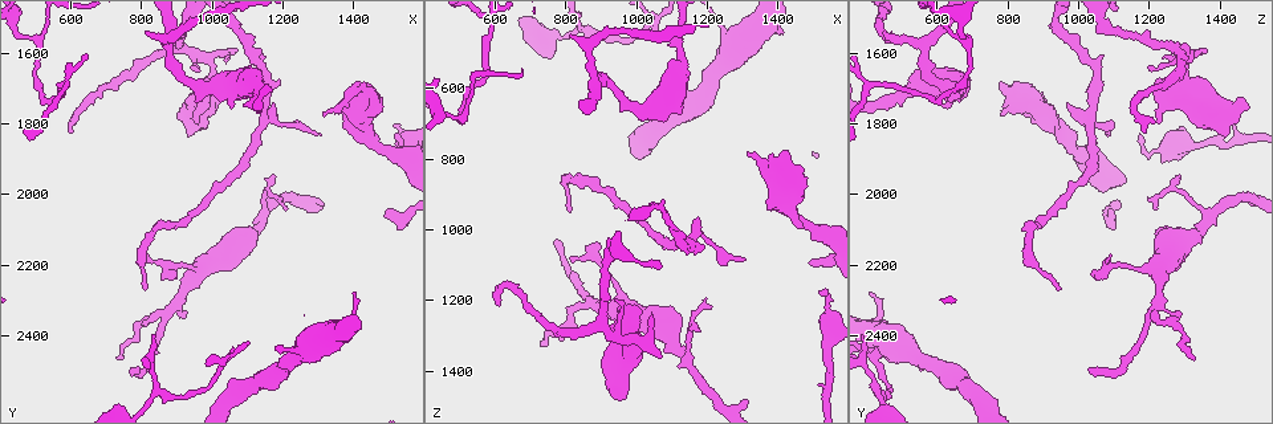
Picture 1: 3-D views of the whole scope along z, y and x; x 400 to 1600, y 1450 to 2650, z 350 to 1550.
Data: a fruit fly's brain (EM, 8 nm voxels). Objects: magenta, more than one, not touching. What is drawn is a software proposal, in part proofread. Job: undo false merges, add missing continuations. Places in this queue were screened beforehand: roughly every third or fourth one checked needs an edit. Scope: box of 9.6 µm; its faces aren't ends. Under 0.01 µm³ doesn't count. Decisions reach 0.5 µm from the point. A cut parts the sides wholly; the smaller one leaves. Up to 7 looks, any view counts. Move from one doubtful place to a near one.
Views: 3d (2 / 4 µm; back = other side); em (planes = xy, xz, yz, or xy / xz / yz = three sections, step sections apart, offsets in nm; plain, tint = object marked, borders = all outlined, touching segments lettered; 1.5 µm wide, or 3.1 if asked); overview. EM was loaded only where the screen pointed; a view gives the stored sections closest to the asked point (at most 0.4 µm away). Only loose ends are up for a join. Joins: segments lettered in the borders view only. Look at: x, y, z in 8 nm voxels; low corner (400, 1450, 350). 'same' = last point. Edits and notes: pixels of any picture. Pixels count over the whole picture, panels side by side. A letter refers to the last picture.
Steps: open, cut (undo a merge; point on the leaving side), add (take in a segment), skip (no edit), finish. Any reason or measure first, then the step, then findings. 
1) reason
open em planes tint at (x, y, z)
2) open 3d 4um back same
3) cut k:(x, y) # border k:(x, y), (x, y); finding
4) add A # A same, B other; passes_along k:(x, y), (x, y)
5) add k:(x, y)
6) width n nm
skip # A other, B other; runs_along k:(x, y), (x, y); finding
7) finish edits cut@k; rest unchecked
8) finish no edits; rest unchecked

thick turns thin
open em planes borders at (840, 2560, 440)

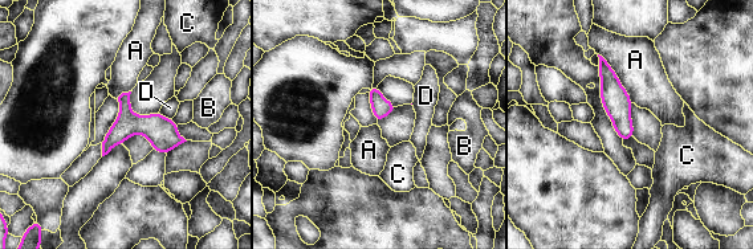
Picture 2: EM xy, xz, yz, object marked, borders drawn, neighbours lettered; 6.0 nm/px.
longest_contact A 360 nm
skip # A other, B other, C other, D other; border 2:(598, 53), (617, 74), (633, 102); one neuron here

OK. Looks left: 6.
thin end
open 3d 2um at (810, 2260, 950)

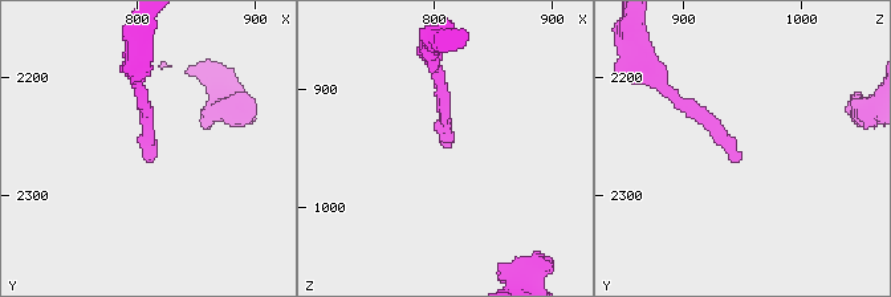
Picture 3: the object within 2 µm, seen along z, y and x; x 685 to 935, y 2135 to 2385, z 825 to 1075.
open em planes plain at (810, 2272, 948)

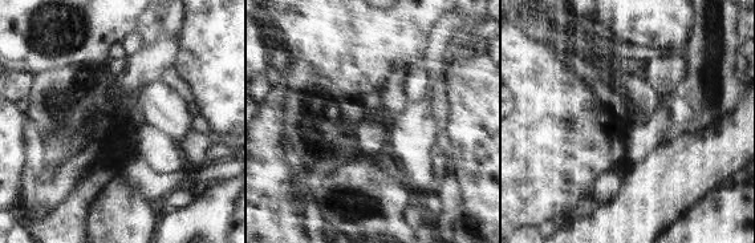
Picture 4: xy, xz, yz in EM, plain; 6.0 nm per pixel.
see the neighbours
open em planes borders same

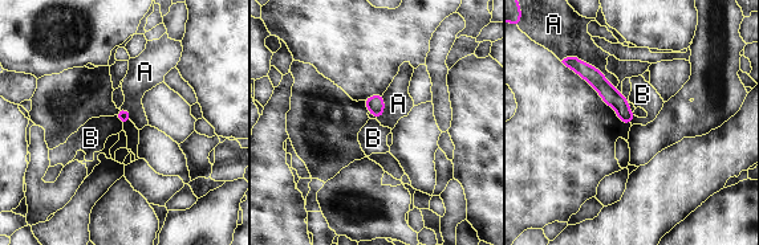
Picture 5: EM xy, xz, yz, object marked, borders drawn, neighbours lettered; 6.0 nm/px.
width 90 nm
skip # A other, B other; runs_along 5:(581, 64), (621, 106), (628, 121); no lettered segment goes on from it

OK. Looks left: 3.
open em planes borders at (860, 2330, 1200)

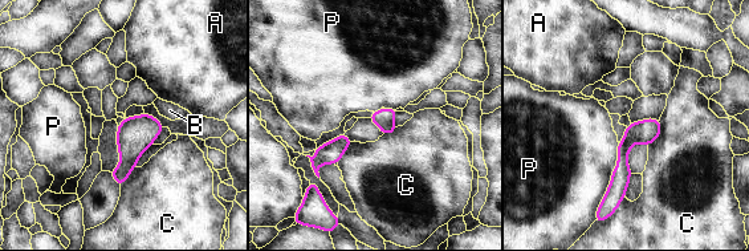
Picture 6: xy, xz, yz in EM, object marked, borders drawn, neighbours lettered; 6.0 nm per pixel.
skip # A other, B other, C other, P other; border 6:(618, 142), (617, 165), (597, 210); one neuron here

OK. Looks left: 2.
finish no edits; rest unchecked

